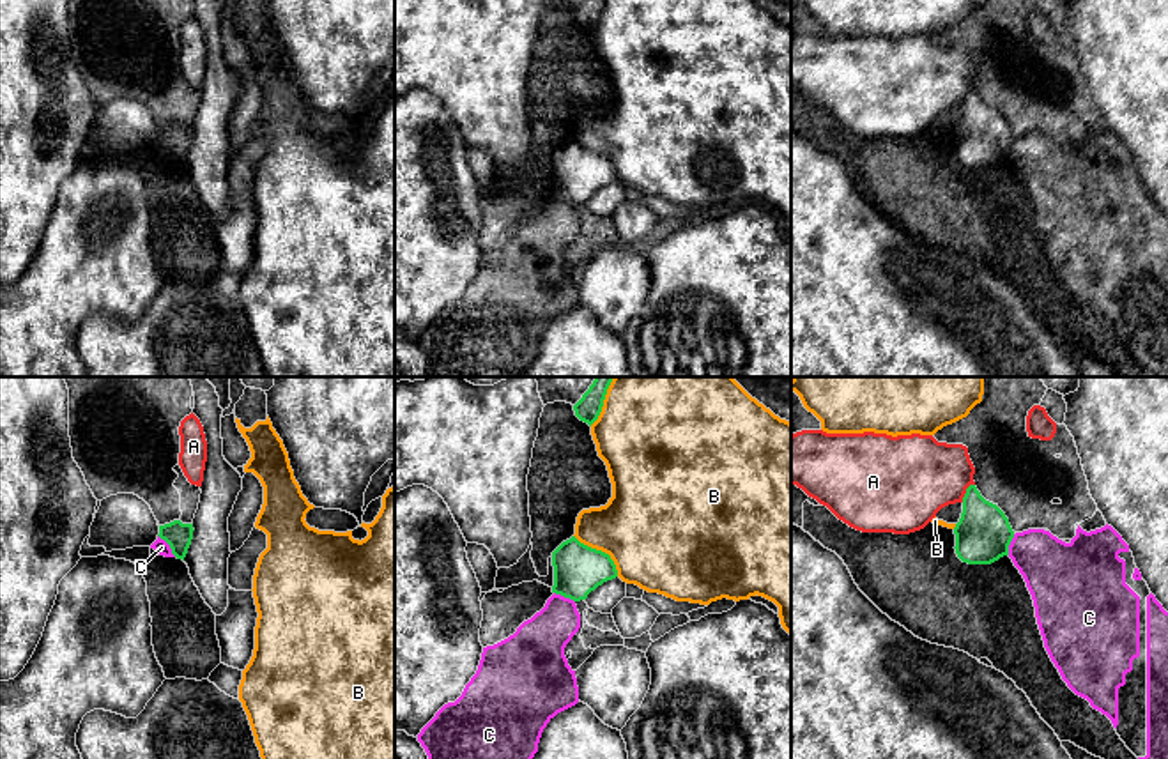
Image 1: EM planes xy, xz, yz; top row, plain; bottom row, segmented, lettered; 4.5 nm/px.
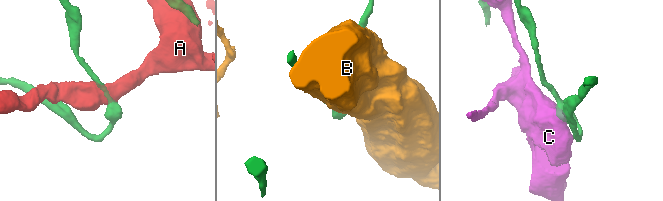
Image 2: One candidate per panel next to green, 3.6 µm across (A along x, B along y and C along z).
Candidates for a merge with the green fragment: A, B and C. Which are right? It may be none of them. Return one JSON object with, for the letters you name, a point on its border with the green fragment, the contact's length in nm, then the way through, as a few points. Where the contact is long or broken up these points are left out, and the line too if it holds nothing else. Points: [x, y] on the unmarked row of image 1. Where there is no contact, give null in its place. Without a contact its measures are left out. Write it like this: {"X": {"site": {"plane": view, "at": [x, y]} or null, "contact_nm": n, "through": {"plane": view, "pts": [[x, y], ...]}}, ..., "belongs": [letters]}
{"belongs": []}

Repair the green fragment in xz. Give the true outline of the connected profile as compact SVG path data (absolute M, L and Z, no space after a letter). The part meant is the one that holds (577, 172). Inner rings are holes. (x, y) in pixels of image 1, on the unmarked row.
M575 140L552 156L552 196L573 205L586 203L591 195L618 180L609 157L580 147Z

